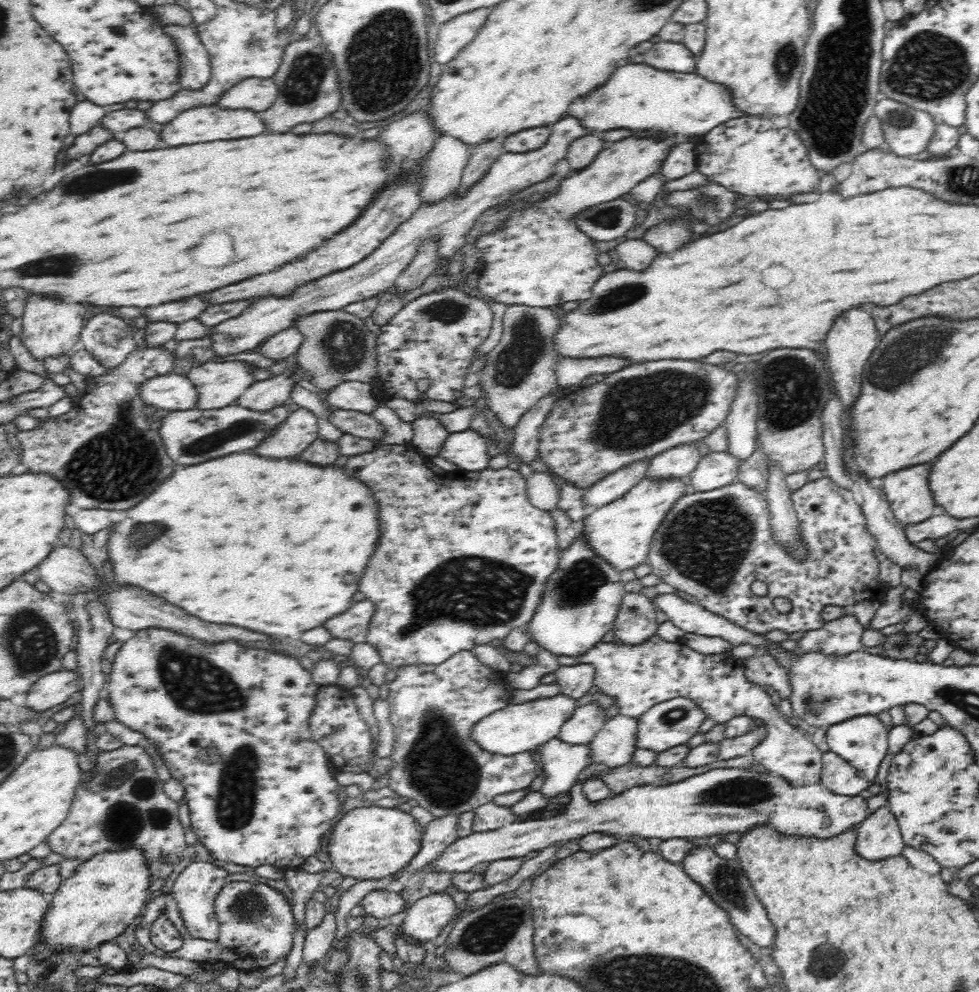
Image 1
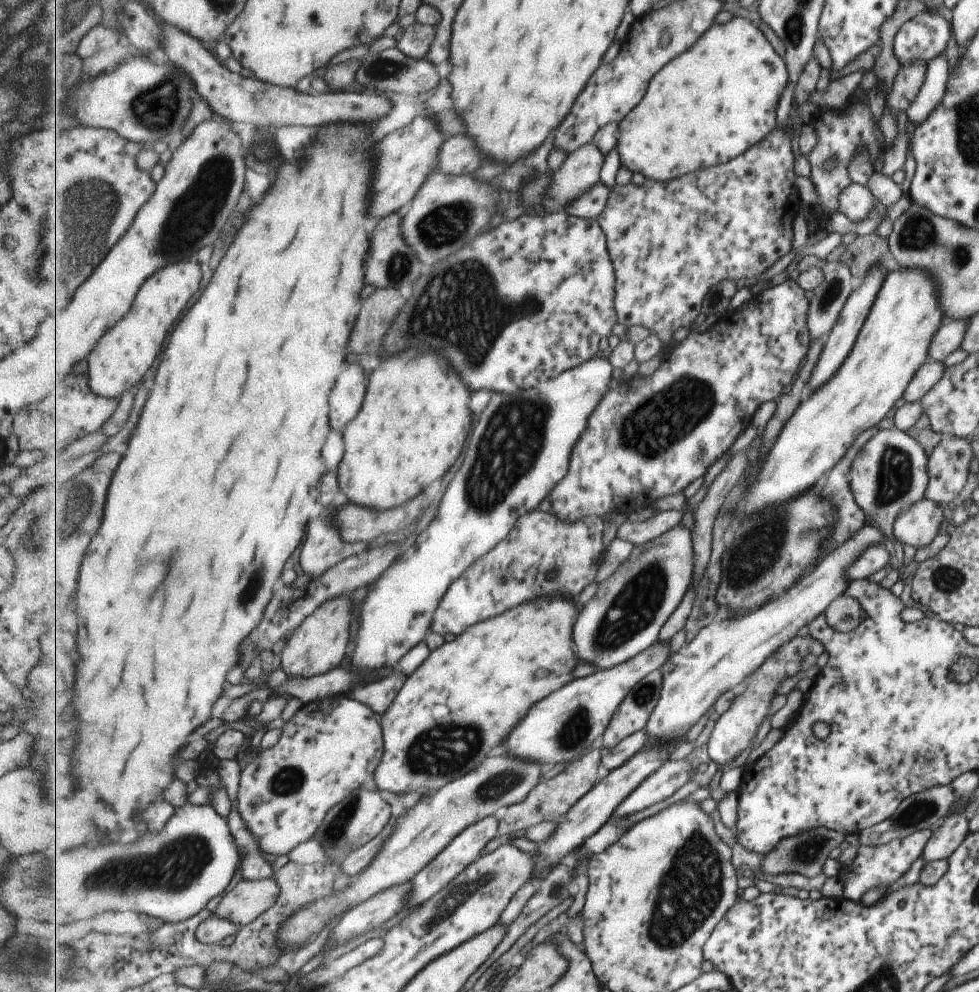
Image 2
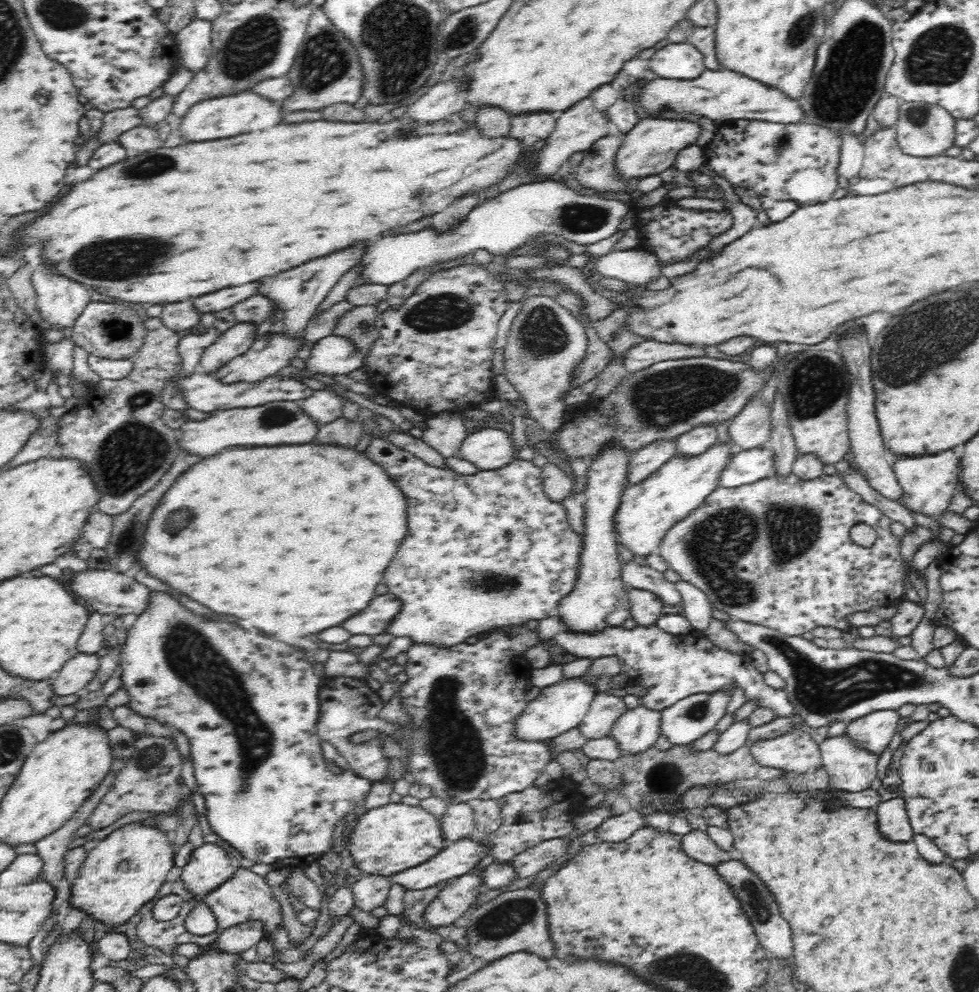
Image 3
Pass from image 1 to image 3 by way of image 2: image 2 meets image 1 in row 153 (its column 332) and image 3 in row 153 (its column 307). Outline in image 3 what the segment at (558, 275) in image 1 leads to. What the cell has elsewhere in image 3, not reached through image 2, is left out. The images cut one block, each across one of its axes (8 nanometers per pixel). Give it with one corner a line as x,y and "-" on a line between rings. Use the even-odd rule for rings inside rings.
648,116
639,122
624,136
623,143
616,155
617,171
624,178
641,178
650,175
659,175
660,172
675,165
679,151
690,145
696,145
696,140
702,132
700,124
688,122
692,117
685,119
656,118

